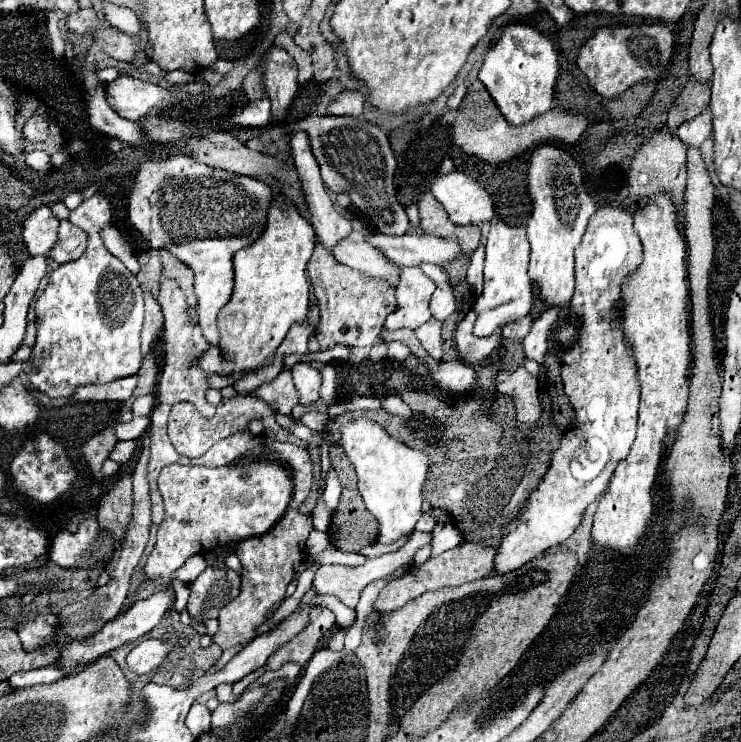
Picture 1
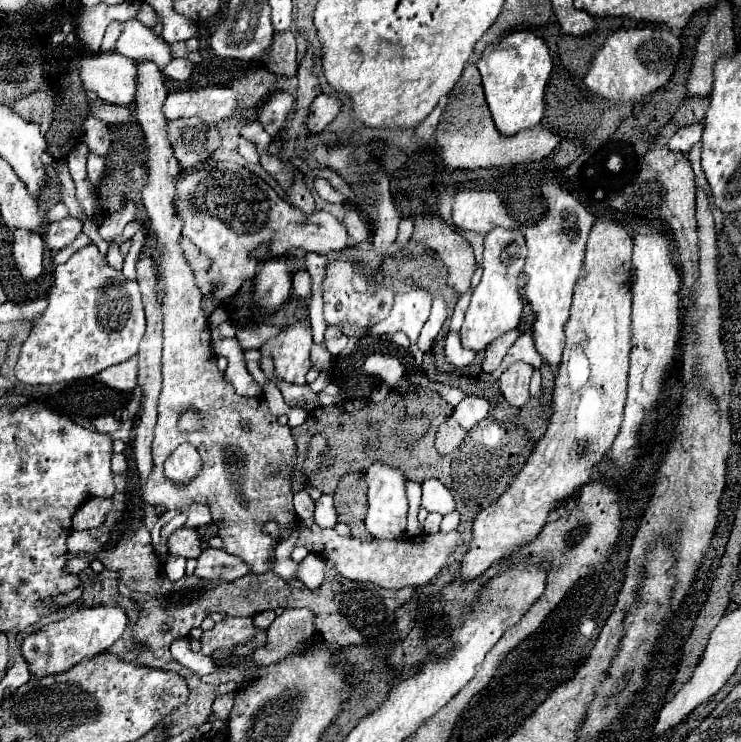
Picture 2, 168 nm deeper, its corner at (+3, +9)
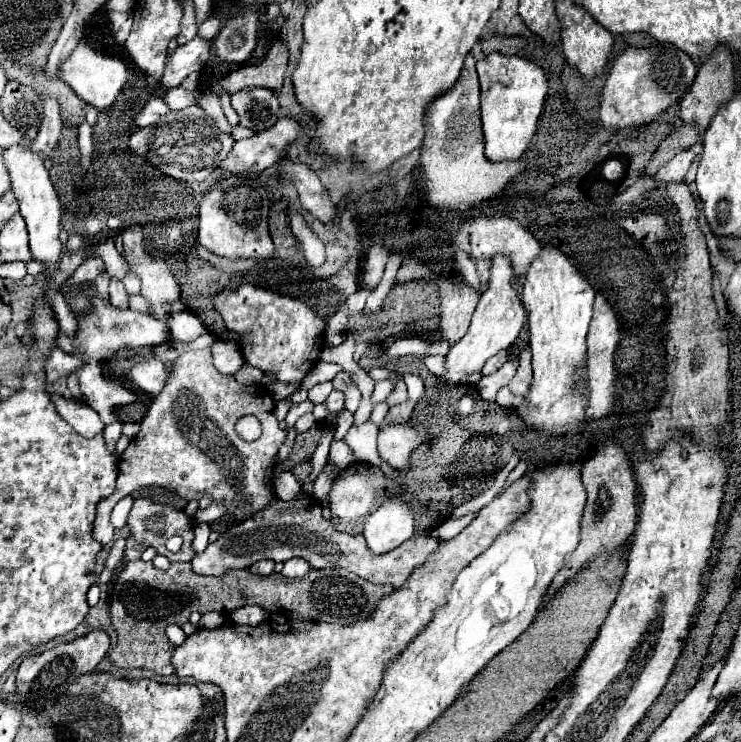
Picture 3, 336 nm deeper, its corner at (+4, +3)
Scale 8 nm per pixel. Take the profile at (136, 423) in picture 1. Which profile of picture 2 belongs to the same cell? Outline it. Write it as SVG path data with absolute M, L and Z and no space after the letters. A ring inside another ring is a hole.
M110 414L92 418L92 424L94 424L94 428L96 428L98 432L106 432L106 434L108 434L108 432L116 432L116 430L120 428L120 422L114 420L114 416L110 416Z

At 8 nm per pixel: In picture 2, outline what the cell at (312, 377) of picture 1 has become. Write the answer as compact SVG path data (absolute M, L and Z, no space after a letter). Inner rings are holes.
M296 320L282 328L276 338L266 340L260 346L262 356L274 360L276 376L288 384L306 384L306 374L310 370L310 348L312 348L310 320Z

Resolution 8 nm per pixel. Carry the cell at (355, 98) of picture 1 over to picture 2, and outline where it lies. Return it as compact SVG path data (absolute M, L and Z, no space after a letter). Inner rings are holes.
M320 94L310 104L310 112L304 124L310 134L320 134L336 118L338 112L340 112L340 102L336 98Z

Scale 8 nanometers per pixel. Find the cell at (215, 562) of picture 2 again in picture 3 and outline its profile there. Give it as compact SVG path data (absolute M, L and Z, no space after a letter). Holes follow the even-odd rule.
M299 494L291 502L277 502L257 516L247 518L243 524L229 528L225 534L219 536L213 544L207 546L203 554L193 556L191 566L195 574L201 576L223 576L229 570L245 570L253 566L257 560L271 558L275 562L287 562L295 556L305 558L313 568L343 568L353 572L373 584L391 584L393 588L401 588L411 572L425 564L425 560L439 548L441 540L433 536L413 536L399 548L387 554L373 554L365 544L365 538L351 536L345 532L337 532L331 522L327 522L321 514L321 504L307 494Z

